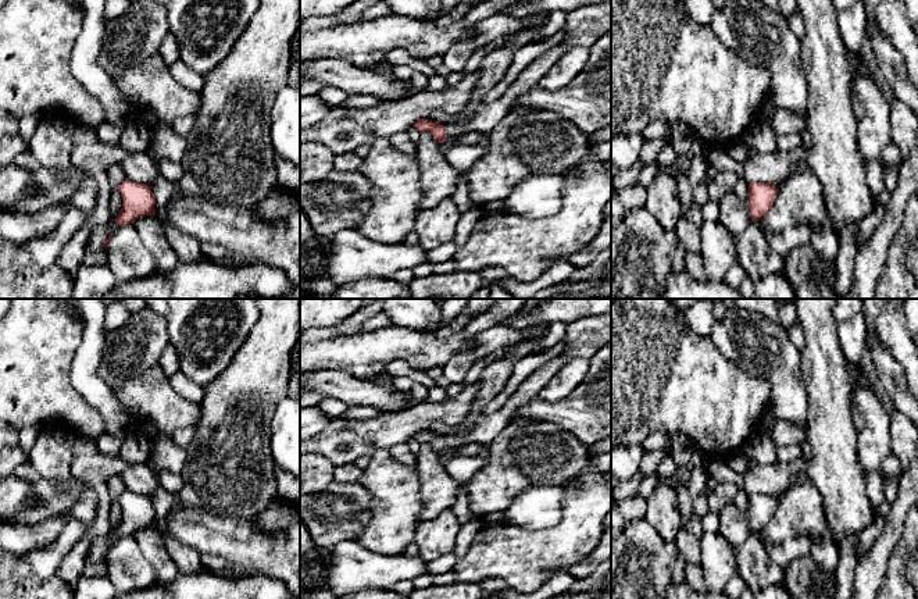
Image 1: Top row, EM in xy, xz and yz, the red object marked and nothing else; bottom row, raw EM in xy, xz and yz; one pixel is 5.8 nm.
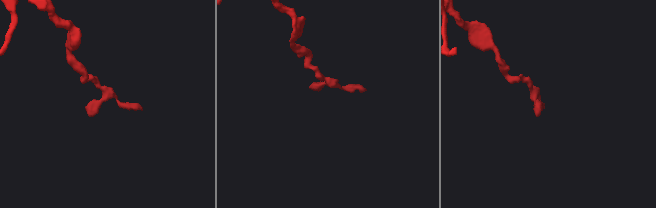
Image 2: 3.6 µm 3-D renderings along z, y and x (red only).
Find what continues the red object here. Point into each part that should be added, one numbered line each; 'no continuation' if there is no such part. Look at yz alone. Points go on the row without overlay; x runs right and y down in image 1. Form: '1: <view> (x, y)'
no continuation

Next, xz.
no continuation

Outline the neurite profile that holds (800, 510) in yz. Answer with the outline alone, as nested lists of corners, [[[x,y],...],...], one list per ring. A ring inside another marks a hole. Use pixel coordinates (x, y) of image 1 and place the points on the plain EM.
[[[811,481],[789,486],[778,499],[772,520],[754,535],[762,545],[782,545],[807,534],[817,534],[835,543],[825,517],[824,496]]]

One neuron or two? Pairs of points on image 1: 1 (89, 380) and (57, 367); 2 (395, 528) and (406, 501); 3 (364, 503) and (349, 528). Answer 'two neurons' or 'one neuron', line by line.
1: two neurons
2: one neuron
3: one neuron

